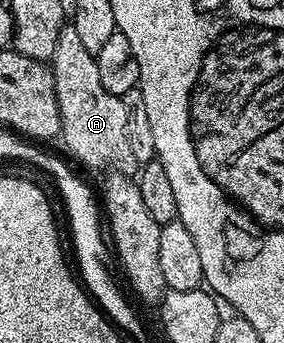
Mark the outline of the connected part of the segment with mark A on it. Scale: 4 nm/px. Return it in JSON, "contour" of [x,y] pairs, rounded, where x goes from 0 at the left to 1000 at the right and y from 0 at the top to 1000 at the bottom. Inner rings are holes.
{"contour":[[[250,76],[218,82],[208,122],[194,122],[180,207],[215,335],[211,405],[229,408],[246,449],[278,475],[342,490],[356,478],[356,443],[398,443],[408,431],[444,429],[447,321],[437,289],[363,262],[342,166],[292,137],[278,99],[264,99]]]}

